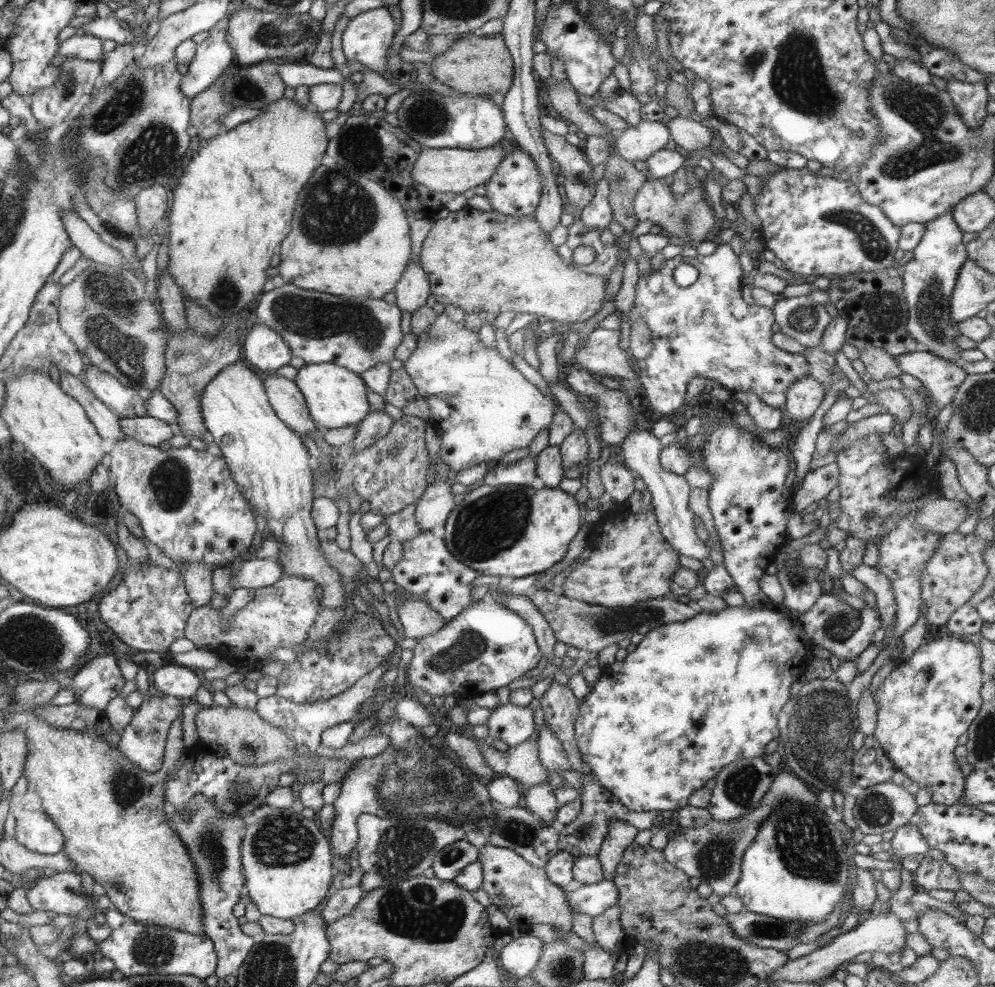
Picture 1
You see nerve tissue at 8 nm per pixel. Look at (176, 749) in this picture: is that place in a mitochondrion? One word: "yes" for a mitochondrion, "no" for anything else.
no

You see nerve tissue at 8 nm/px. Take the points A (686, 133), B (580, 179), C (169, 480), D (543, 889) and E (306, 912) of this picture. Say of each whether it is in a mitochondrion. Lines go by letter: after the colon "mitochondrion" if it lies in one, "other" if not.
A: other
B: mitochondrion
C: mitochondrion
D: other
E: other

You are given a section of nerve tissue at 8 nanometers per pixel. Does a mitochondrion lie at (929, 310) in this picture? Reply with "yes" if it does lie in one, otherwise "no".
yes

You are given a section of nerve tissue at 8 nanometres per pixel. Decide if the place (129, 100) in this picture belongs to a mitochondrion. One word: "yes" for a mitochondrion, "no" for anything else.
yes

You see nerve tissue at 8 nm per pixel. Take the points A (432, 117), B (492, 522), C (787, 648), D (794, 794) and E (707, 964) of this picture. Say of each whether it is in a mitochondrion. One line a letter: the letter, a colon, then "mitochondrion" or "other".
A: mitochondrion
B: mitochondrion
C: other
D: mitochondrion
E: mitochondrion

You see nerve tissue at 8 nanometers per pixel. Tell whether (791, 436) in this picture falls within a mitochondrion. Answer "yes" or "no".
no

